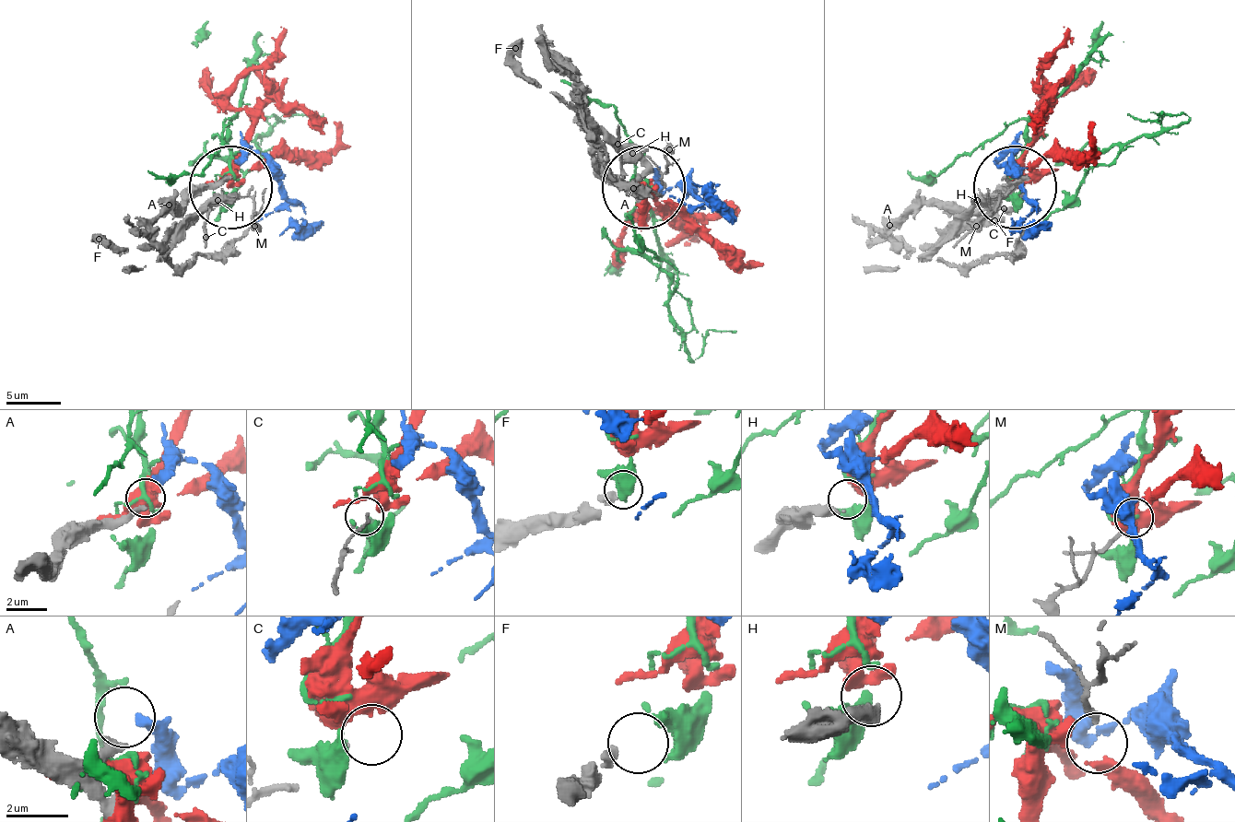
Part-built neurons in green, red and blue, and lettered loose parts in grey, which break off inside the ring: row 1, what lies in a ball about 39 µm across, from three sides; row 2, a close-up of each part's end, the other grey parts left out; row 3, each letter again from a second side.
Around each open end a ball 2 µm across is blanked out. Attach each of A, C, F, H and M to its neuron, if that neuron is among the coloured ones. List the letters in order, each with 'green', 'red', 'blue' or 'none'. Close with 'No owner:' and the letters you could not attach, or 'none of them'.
A: blue
C: none
F: none
H: red
M: none
No owner: C, F, M

